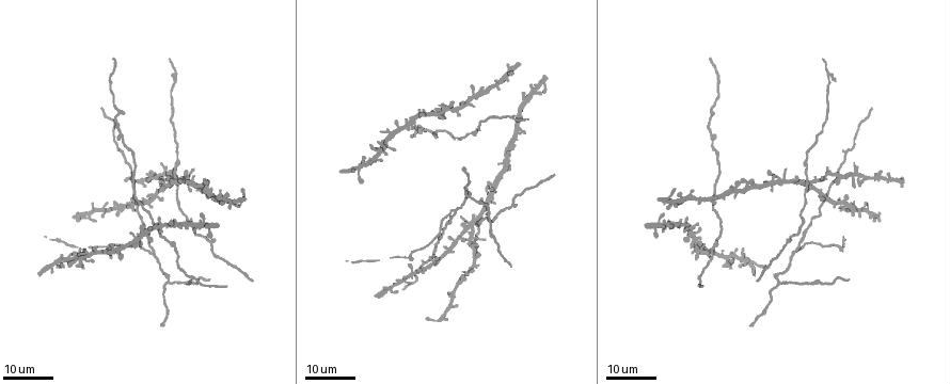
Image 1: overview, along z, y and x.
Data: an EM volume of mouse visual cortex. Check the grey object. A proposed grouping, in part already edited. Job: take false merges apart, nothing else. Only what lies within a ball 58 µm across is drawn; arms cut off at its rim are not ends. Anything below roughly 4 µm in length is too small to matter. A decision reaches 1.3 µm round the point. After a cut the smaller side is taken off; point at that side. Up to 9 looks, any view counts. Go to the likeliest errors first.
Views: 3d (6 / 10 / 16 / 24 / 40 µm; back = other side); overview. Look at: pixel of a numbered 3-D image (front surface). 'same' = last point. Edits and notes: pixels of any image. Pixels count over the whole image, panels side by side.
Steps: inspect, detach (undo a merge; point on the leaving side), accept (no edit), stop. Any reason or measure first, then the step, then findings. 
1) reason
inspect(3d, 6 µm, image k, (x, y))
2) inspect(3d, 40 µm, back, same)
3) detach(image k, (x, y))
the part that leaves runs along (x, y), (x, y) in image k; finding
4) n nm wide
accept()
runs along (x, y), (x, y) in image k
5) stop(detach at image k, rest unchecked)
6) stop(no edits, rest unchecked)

side arm on a straight run
inspect(3d, 24 µm, image 1, (457, 210))

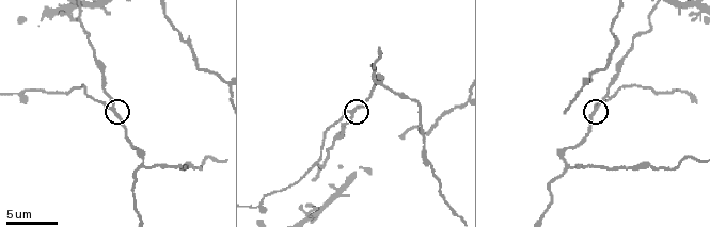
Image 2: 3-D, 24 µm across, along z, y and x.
zoom in
inspect(3d, 10 µm, image 2, (113, 109))

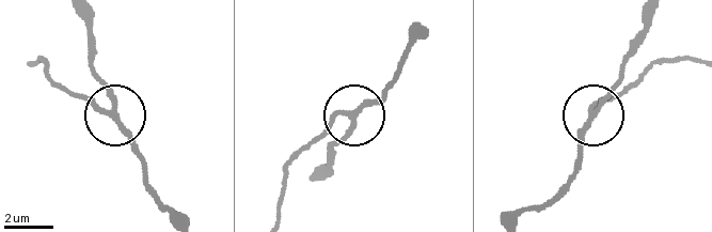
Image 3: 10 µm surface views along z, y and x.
190 nm wide
accept()
runs along (81, 17), (116, 121), (143, 156) in image 3; continuous, no second neuron

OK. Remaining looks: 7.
a fork
inspect(3d, 6 µm, image 2, (316, 177))

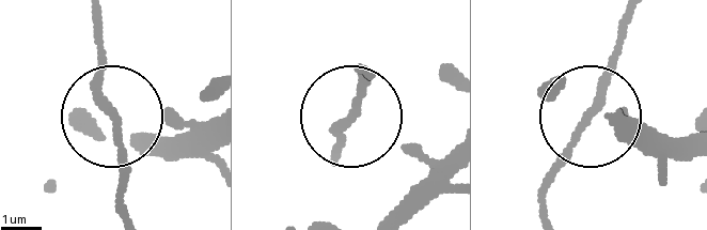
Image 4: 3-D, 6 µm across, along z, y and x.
inspect(3d, 6 µm, back, image 4, (355, 109))

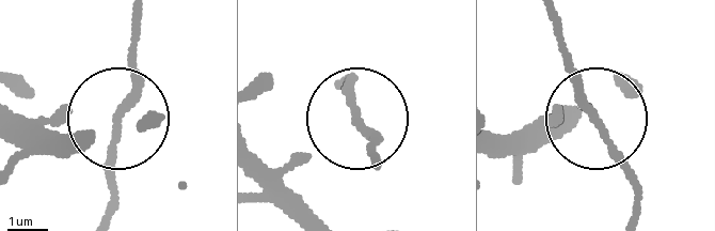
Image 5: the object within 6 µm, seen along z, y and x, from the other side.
3 arms
accept()
runs along (18, 117), (49, 123), (121, 110), (131, 93), (131, 25) in image 5; all the same neuron

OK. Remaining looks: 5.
small branch off a trunk
inspect(3d, 16 µm, image 1, (474, 221))

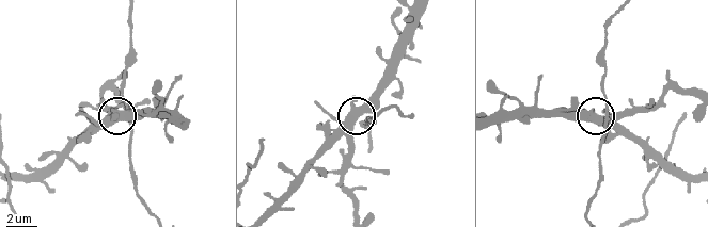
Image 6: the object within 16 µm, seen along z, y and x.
inspect(3d, 10 µm, image 6, (595, 114))

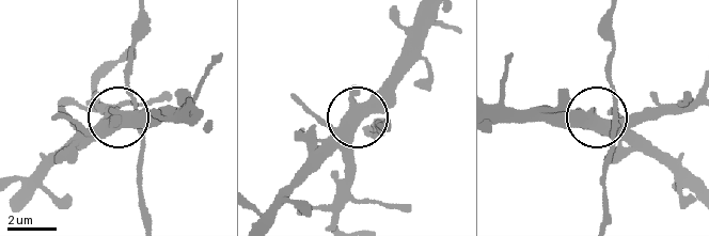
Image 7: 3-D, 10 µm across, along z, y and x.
430 nm wide
accept()
one neuron here

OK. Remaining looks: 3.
arms part here
inspect(3d, 16 µm, image 2, (380, 82))

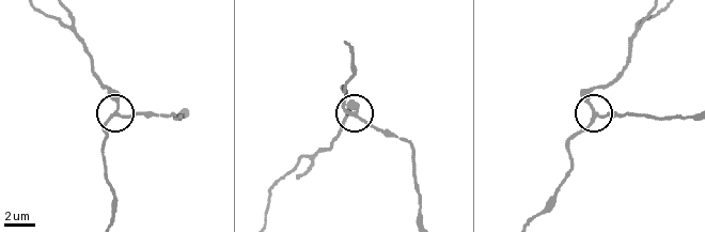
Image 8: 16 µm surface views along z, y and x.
side arm 12 µm
accept()
runs along (67, 13), (93, 71), (119, 105), (104, 127), (104, 142) in image 8; continuous, no second neuron

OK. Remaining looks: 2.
stop(no edits, rest unchecked)

